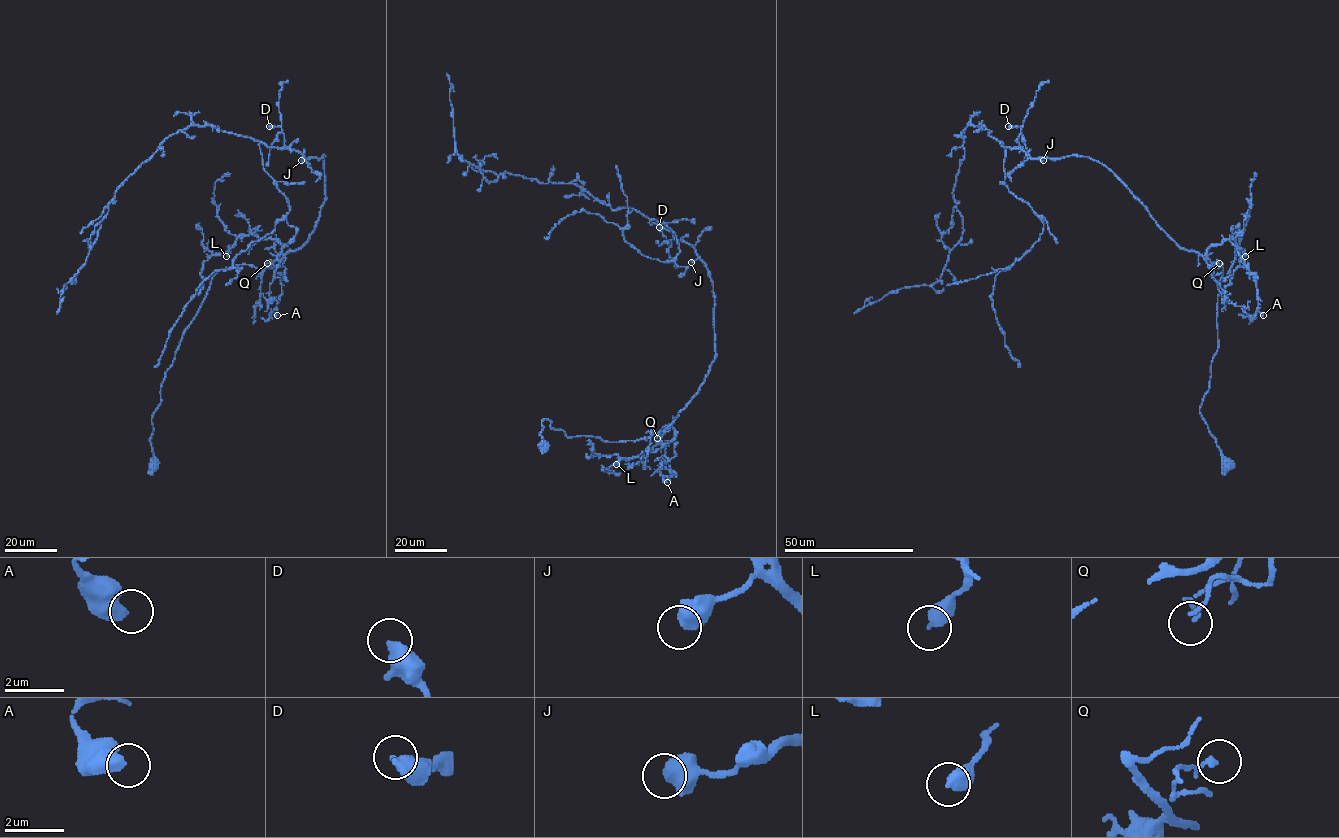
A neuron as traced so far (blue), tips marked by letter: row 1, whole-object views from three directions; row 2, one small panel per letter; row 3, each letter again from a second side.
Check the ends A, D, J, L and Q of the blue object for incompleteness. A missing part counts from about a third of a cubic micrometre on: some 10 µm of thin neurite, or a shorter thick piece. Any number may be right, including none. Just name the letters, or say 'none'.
none

